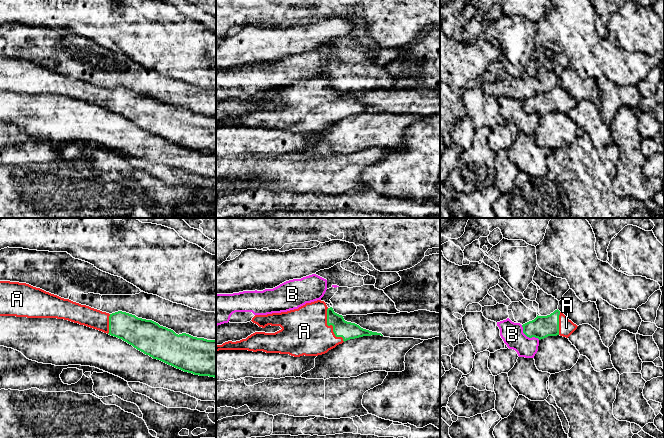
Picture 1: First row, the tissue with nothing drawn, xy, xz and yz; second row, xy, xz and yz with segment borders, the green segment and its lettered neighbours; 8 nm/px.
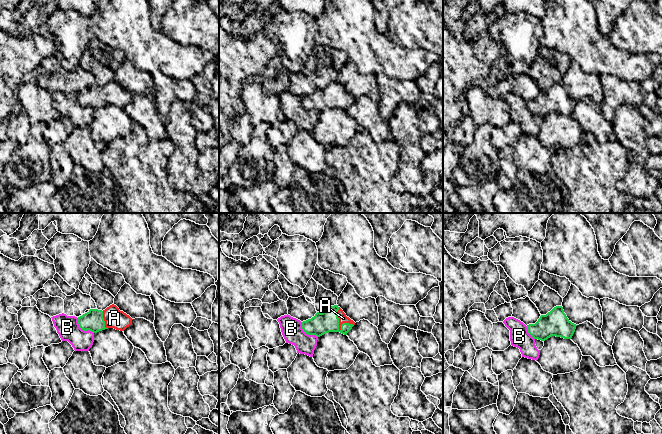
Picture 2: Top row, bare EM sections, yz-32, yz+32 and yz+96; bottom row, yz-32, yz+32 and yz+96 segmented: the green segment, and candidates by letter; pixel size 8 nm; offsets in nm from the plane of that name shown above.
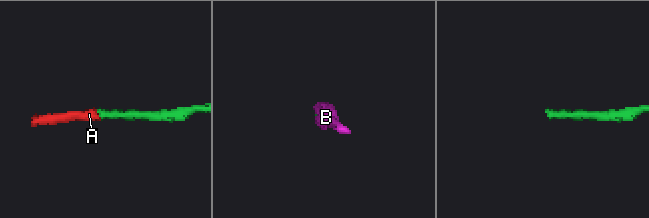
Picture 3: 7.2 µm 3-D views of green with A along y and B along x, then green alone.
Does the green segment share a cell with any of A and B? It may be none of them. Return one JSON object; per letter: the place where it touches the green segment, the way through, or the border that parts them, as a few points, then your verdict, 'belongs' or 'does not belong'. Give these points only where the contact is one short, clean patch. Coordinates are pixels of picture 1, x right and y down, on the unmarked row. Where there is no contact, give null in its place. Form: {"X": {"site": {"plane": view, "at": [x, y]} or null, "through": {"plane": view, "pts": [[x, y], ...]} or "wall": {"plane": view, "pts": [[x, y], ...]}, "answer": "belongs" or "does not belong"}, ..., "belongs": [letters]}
{"A": {"site": {"plane": "xz", "at": [331, 100]}, "through": {"plane": "xz", "pts": [[341, 104], [335, 104], [331, 100], [326, 105], [304, 107]]}, "answer": "belongs"}, "B": {"site": {"plane": "yz", "at": [528, 112]}, "answer": "does not belong"}, "belongs": ["A"]}

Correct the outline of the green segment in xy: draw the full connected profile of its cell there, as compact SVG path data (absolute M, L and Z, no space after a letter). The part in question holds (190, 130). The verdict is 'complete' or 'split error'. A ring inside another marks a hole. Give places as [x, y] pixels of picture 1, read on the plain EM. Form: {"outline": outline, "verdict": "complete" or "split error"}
{"outline": "M0 57L0 92L57 94L84 101L122 115L137 126L184 148L216 154L216 116L176 110L152 96L118 87L112 90L61 74L26 59Z", "verdict": "split error"}

